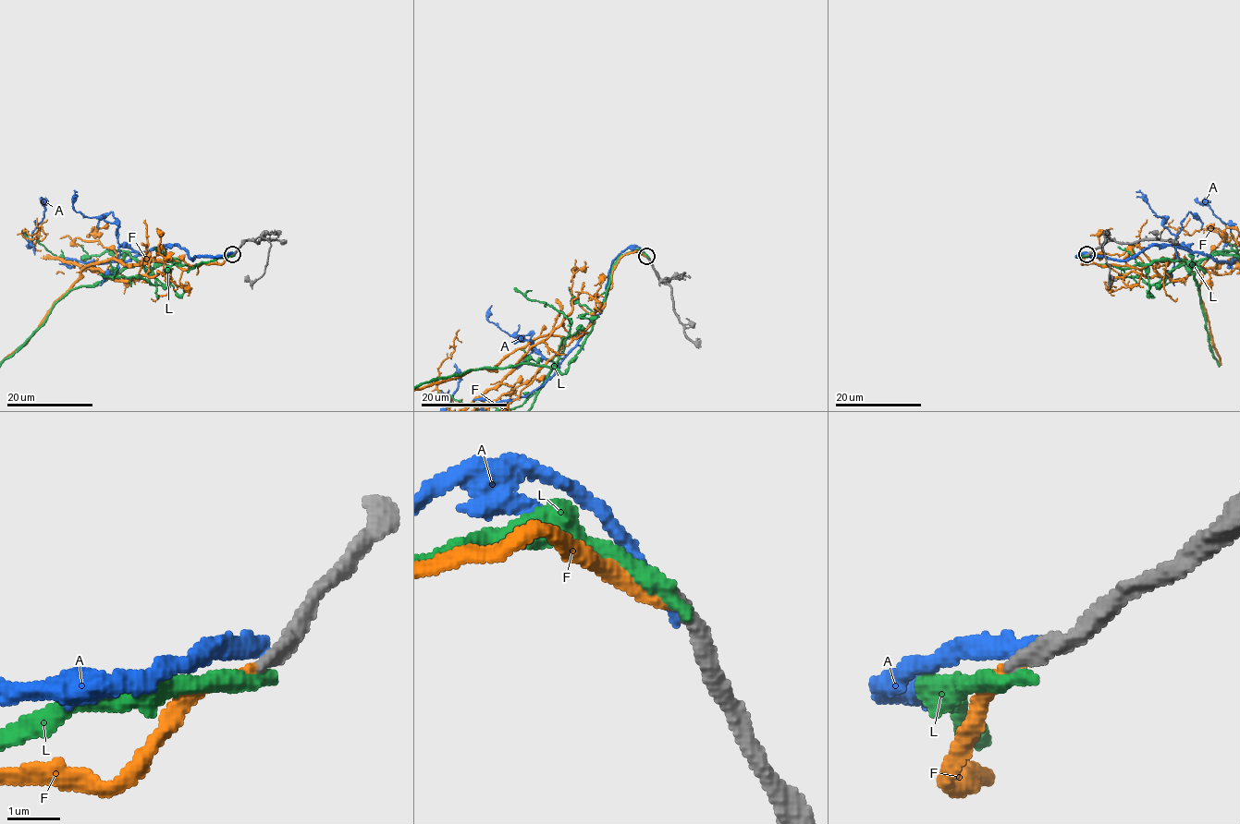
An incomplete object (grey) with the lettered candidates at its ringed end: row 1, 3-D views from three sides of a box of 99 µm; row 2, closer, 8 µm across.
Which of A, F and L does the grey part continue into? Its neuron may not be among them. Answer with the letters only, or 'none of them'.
F

